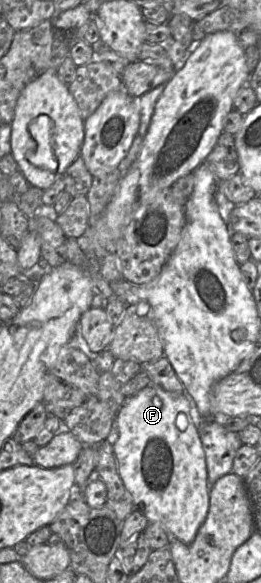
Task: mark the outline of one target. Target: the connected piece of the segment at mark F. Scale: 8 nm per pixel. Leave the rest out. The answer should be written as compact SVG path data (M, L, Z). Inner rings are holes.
M149 385L126 399L116 416L115 424L119 438L113 445L114 456L119 475L132 496L135 508L142 511L150 523L161 524L170 537L185 544L192 543L208 514L209 484L205 452L190 414L188 399L183 394Z

